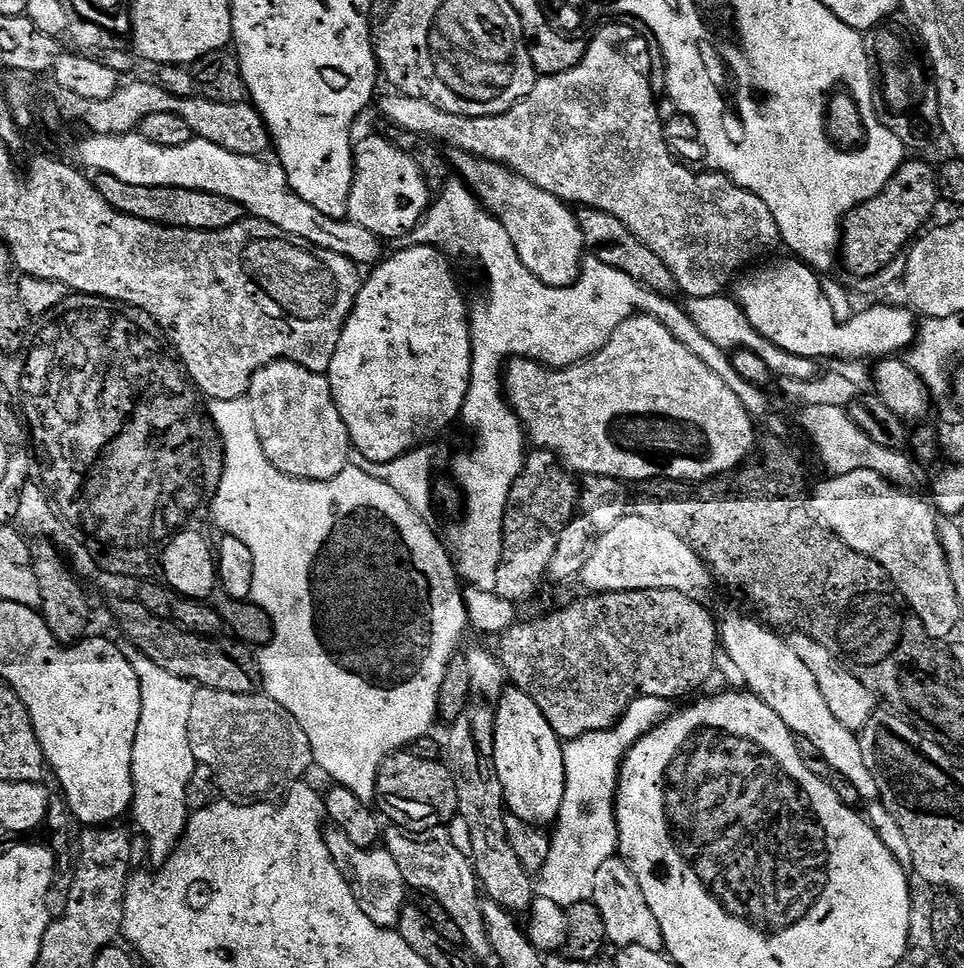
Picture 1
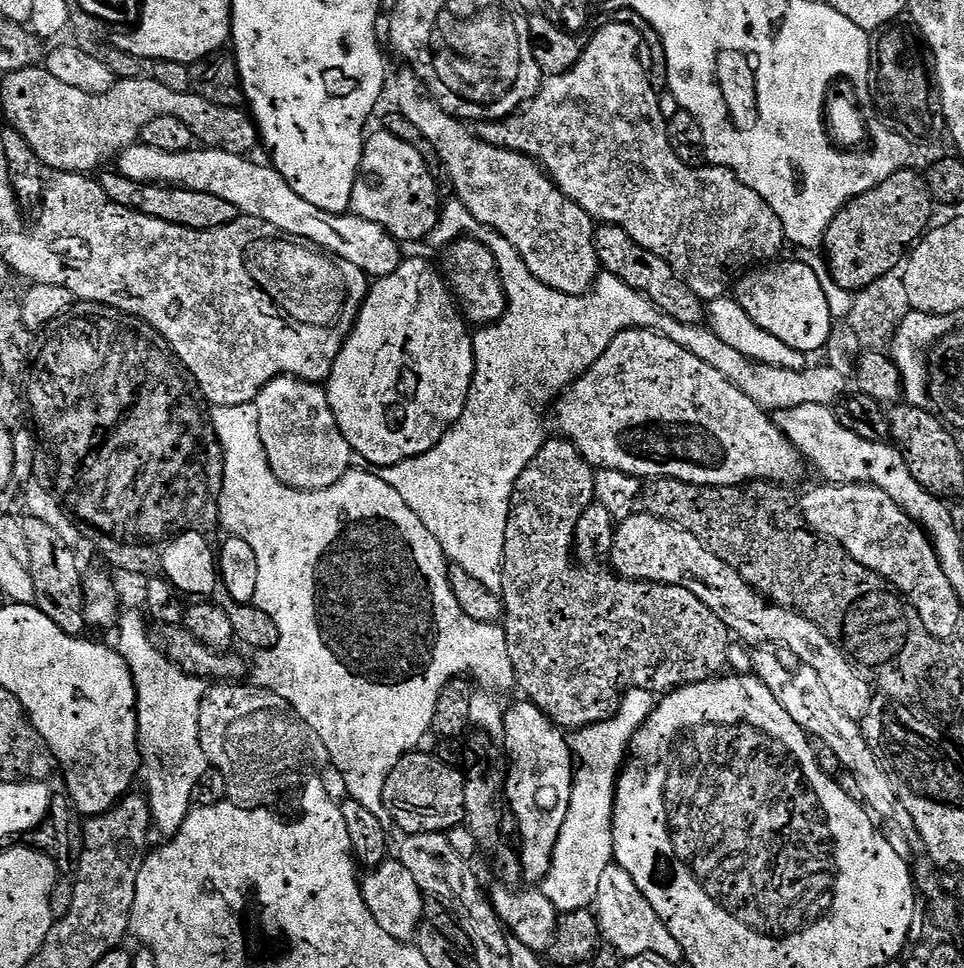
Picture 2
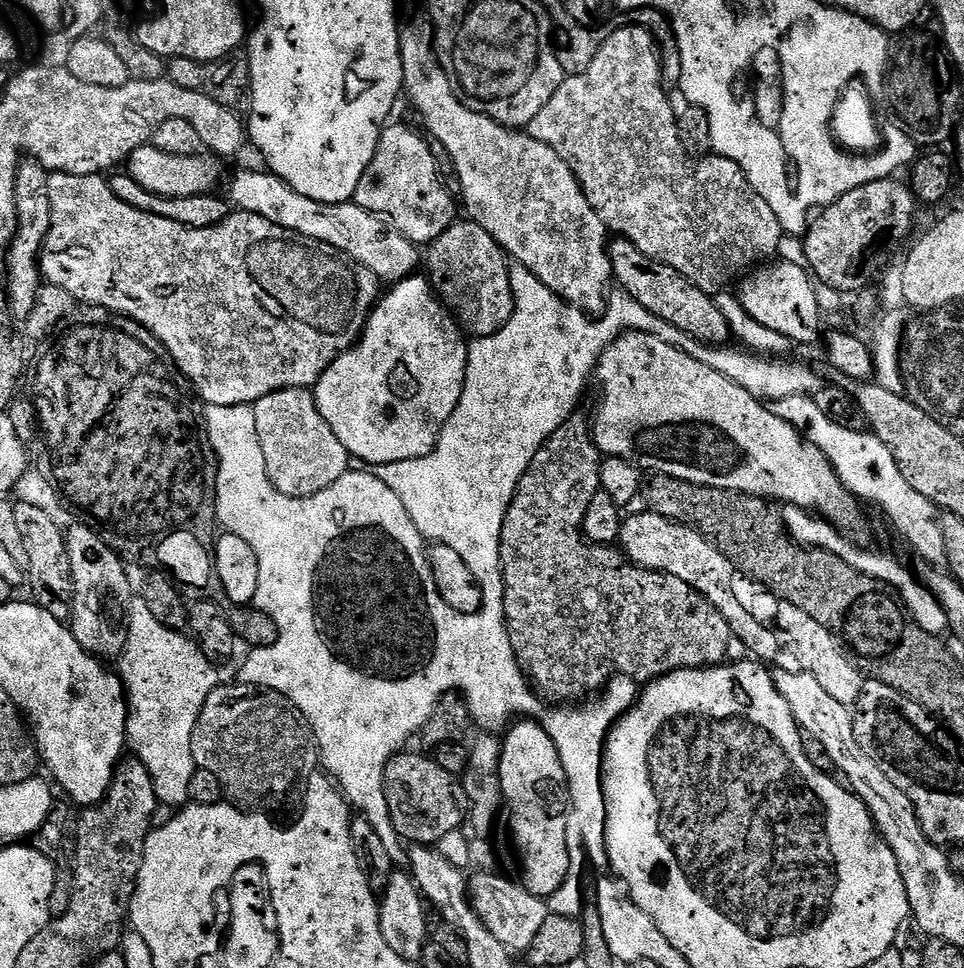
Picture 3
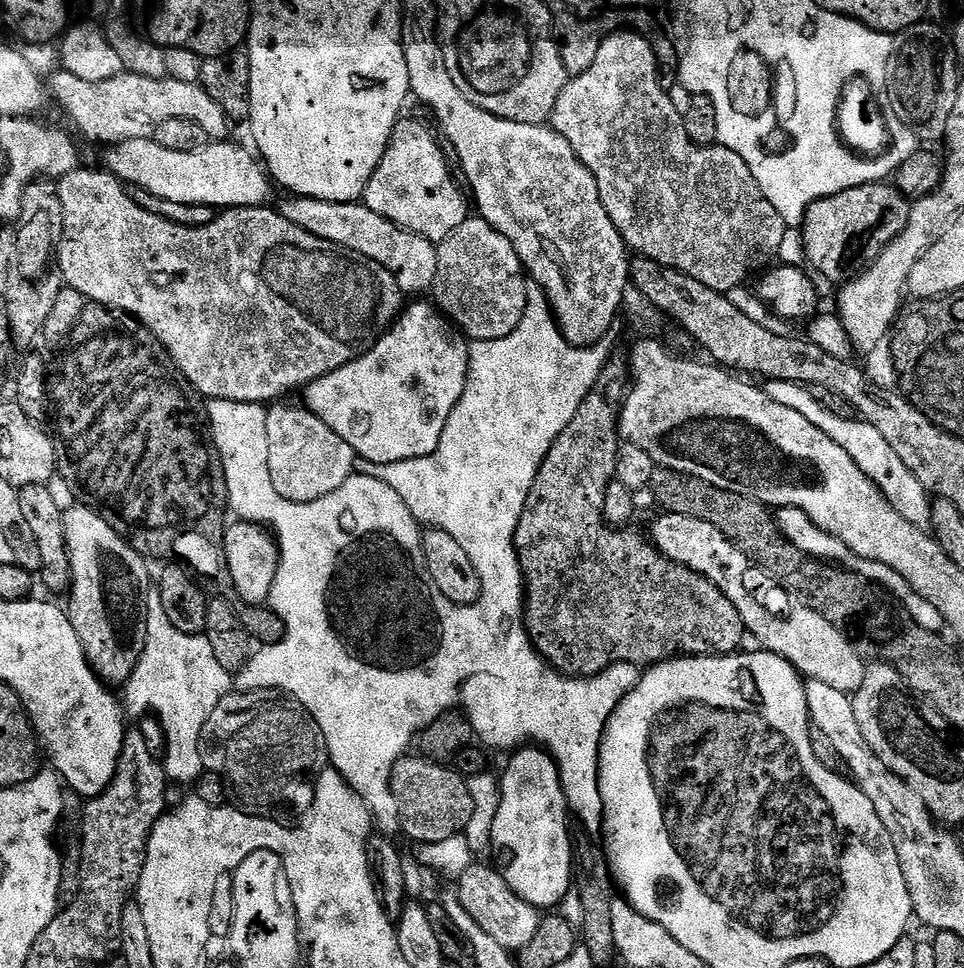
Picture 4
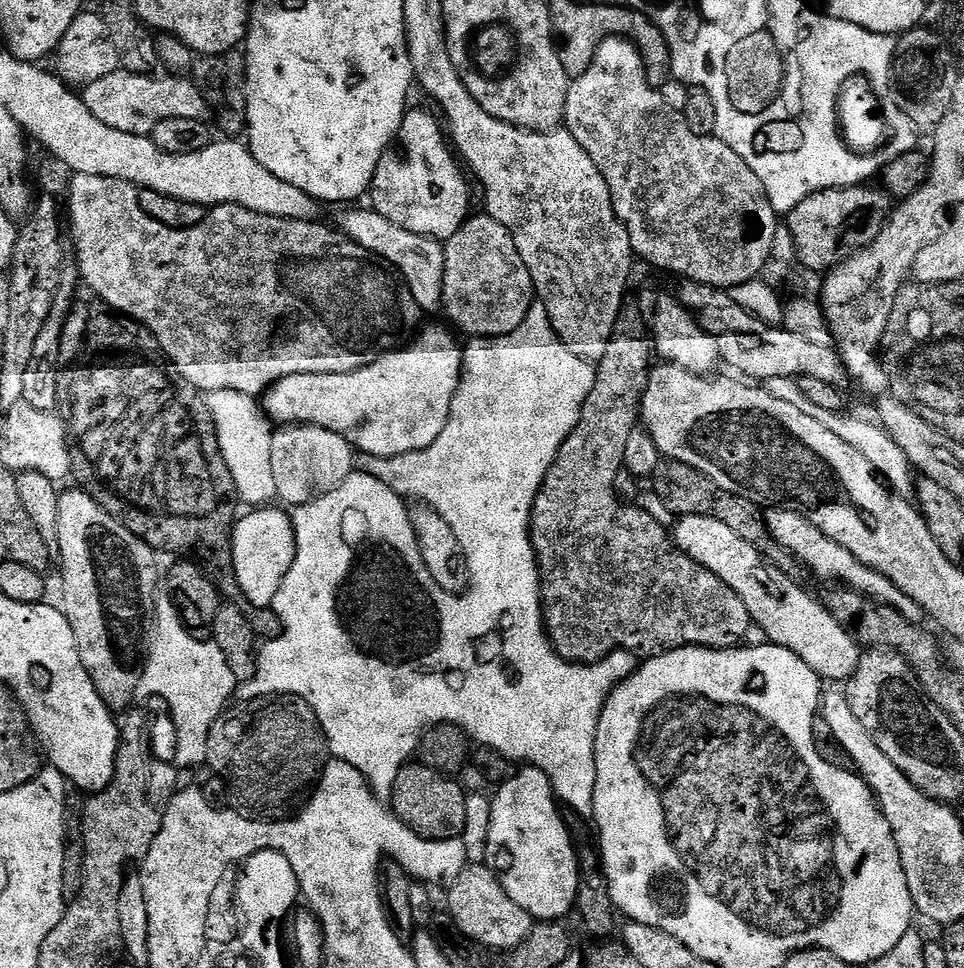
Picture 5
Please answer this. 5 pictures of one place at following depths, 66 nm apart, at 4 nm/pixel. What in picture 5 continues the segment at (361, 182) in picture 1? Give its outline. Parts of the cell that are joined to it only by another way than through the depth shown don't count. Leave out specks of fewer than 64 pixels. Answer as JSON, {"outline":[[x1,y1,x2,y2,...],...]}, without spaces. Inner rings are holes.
{"outline":[[413,107,404,114,400,132,395,138,398,147,387,148,378,162,370,189,371,207,378,214,382,214,382,218,390,218,390,222,394,222,394,226,402,226,402,230,410,230,414,234,429,236,431,240,445,242,463,226,464,221,470,216,468,184,464,181,459,166,456,165,456,162,458,163,457,157,446,139,446,132,441,121,439,120,439,124,430,113,415,108]]}

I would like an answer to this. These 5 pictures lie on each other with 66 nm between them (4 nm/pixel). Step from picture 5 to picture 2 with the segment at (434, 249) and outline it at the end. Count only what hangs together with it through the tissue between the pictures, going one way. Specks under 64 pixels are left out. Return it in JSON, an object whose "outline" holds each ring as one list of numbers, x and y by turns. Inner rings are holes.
{"outline":[[143,142,125,148,118,157,118,171,126,178,137,180,140,184,166,184,218,194,218,198,234,202,243,215,262,218,286,234,309,240,326,252,346,258,346,262,354,262,354,266,358,266,358,270,370,278,389,276,398,270,402,263,401,241,393,238,392,233,381,224,355,214,339,216,318,210,318,206,310,206,306,198,298,198,298,194,290,190,286,178,282,178,280,172,264,164,255,164,248,156,226,154,207,146,197,147,191,152,170,154,154,150,154,146,146,146]]}

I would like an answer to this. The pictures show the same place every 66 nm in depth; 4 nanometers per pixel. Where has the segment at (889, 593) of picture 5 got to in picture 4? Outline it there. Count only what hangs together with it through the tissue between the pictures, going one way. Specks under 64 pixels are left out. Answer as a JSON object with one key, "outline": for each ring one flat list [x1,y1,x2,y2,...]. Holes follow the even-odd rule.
{"outline":[[784,507,777,509,775,513,776,523,780,528,781,535,787,537,792,545,797,546,798,550,808,553,817,560,825,560,828,563,835,563,845,566,854,573,858,573,860,577,864,577,874,584,878,584,893,595,893,597,901,604,901,607,910,614,914,622,918,623,924,630,941,633,945,629,945,622,942,614,933,603,926,601,910,586,908,582,897,571,892,570,884,563,874,562,870,559,864,559,856,556,844,542,840,542,833,535,826,534,816,524,810,522,808,515,797,507]]}

